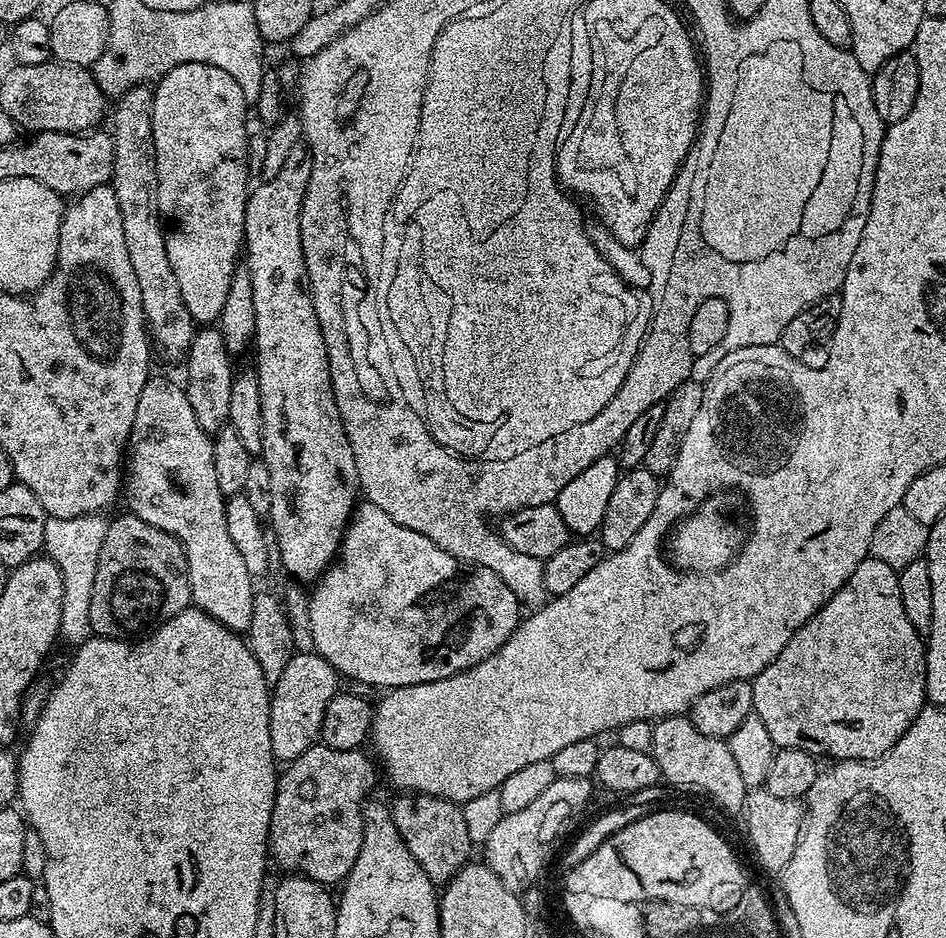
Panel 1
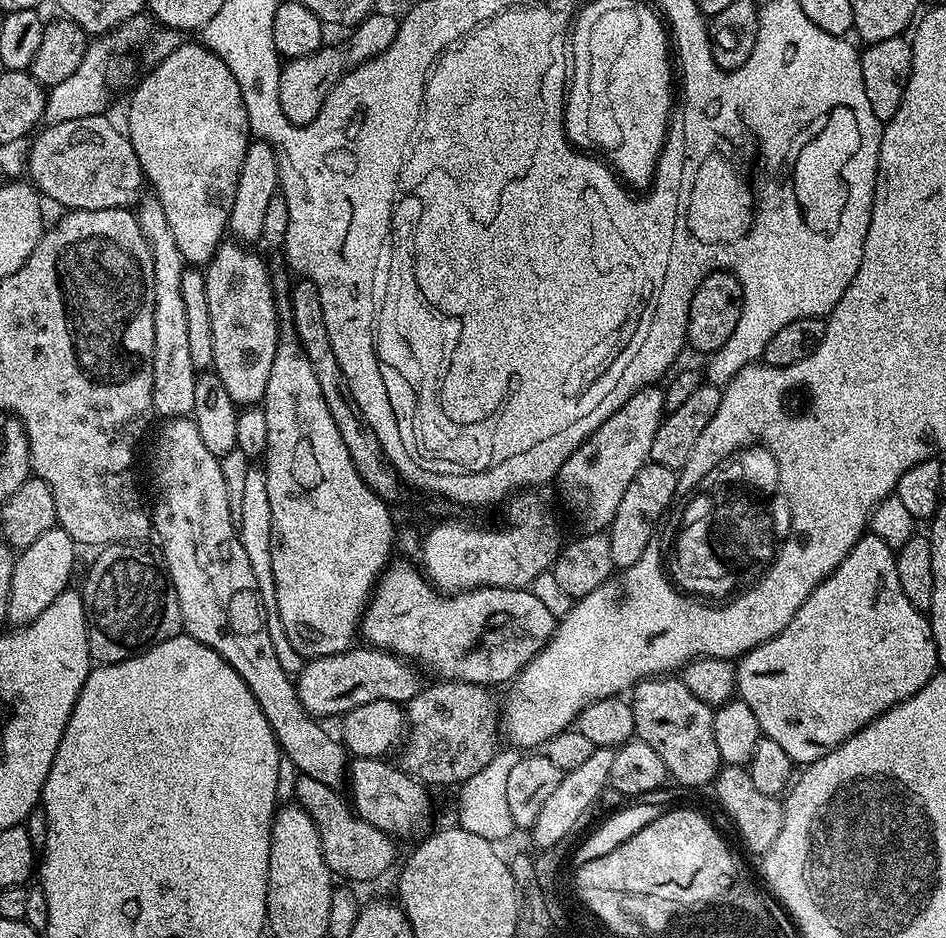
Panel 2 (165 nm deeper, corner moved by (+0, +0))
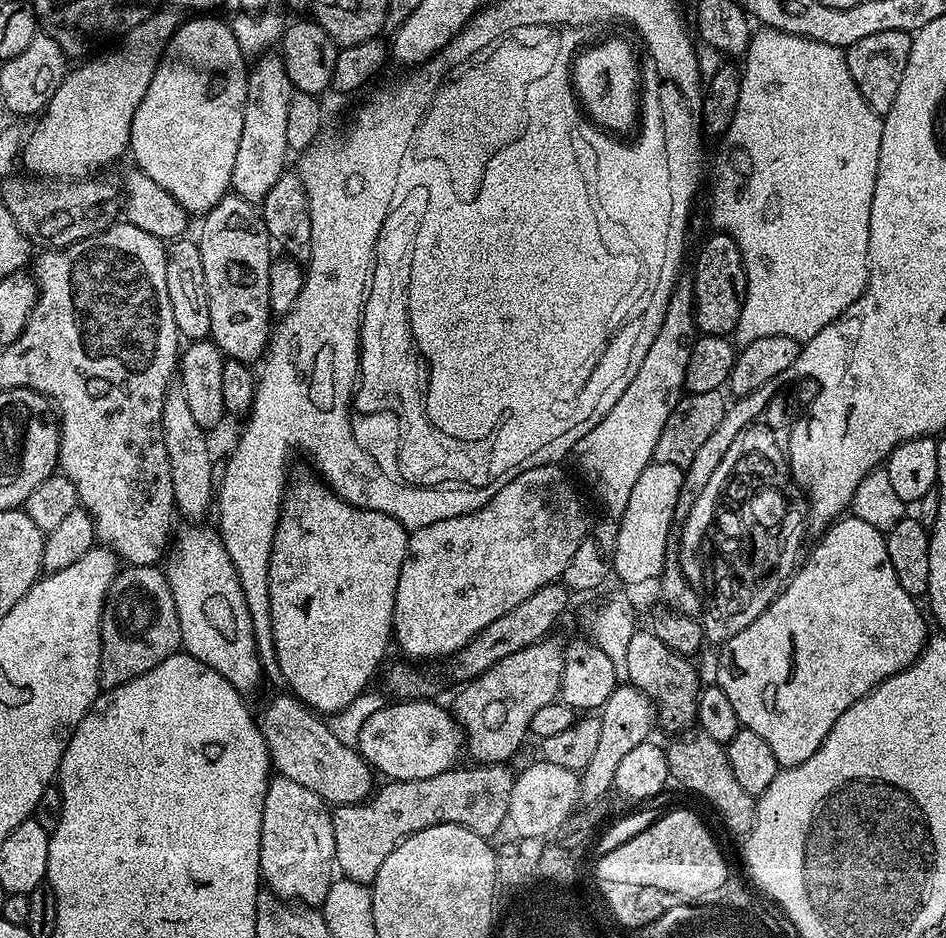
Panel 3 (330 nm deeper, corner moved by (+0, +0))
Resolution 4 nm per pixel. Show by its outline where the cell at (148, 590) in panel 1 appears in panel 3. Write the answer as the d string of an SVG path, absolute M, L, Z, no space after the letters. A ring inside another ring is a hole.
M156 566L121 567L112 579L100 619L101 689L117 688L154 670L180 647L180 623L167 575Z

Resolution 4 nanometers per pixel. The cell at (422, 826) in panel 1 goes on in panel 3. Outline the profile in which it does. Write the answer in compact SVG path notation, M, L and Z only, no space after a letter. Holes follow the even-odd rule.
M291 694L274 697L261 712L258 712L260 733L266 742L271 767L279 775L290 778L290 782L299 782L300 785L306 786L306 790L314 790L314 794L318 794L318 798L322 798L329 806L365 803L374 792L373 769L351 743L343 744L332 733L331 726L323 724L320 720L323 719L317 713Z

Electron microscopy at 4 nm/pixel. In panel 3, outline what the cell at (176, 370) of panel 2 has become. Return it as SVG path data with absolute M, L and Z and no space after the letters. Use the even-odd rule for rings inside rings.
M179 386L169 387L164 395L164 405L162 406L162 430L164 431L164 441L166 442L166 458L170 458L170 474L174 482L174 502L176 512L184 515L188 522L196 522L199 516L204 516L214 504L214 476L212 480L212 452L208 449L208 440L205 429L194 422L190 405L186 402L186 394L182 394Z

